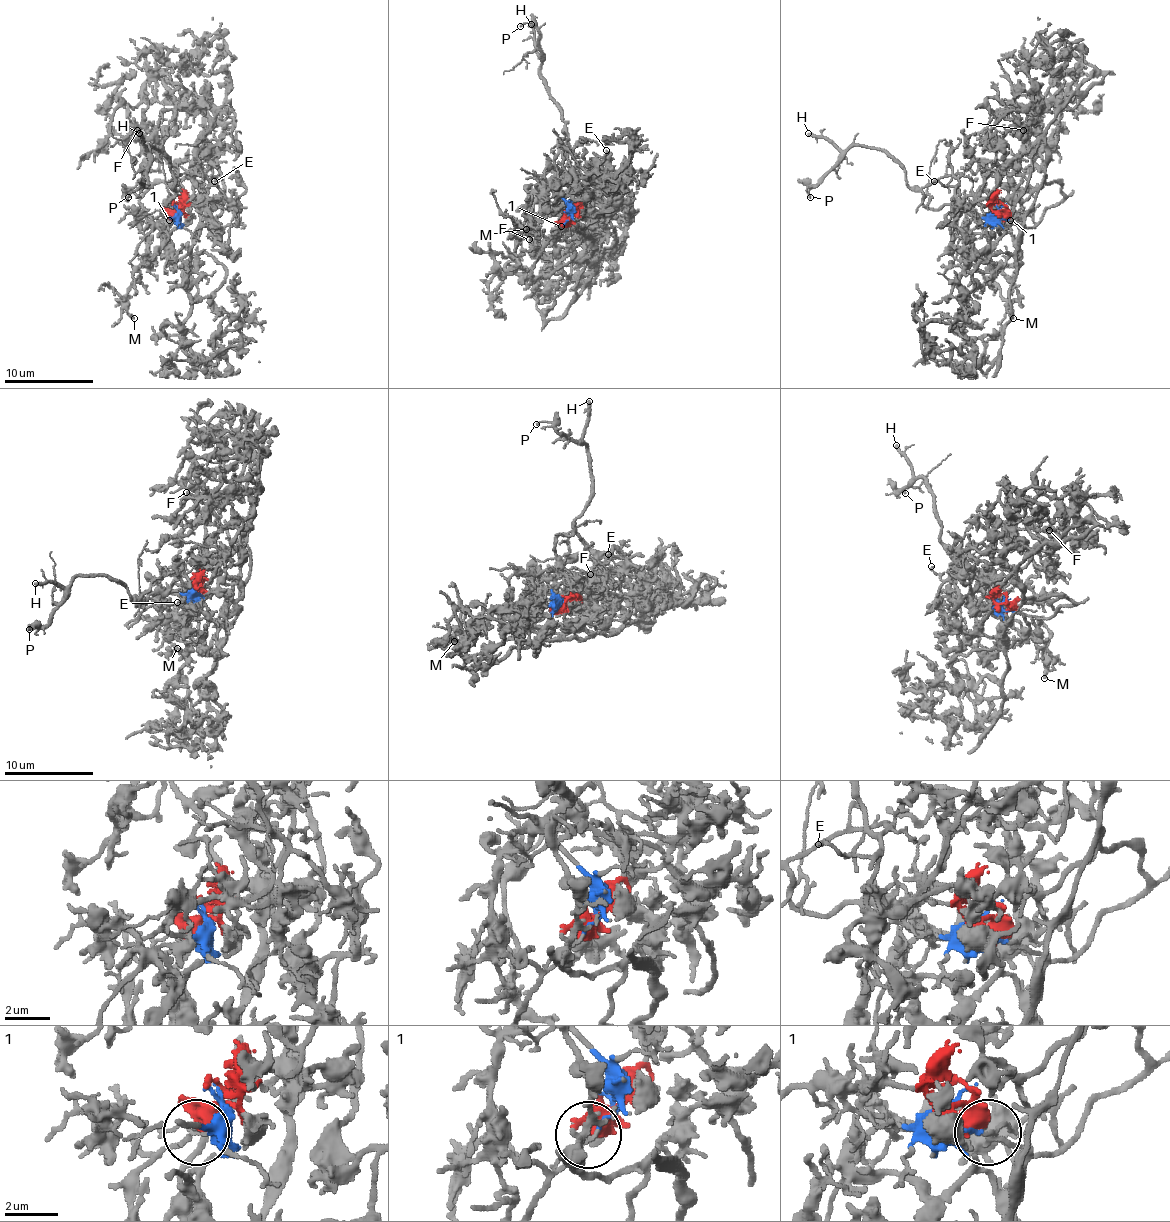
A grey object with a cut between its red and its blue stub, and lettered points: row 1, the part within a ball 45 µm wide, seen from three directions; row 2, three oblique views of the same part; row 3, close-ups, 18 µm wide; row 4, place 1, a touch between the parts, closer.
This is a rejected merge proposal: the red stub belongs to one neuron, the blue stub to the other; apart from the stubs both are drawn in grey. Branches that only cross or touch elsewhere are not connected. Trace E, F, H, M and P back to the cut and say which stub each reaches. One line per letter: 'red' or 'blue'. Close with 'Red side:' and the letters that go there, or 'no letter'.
E: blue
F: red
H: blue
M: red
P: blue
Red side: F, M

